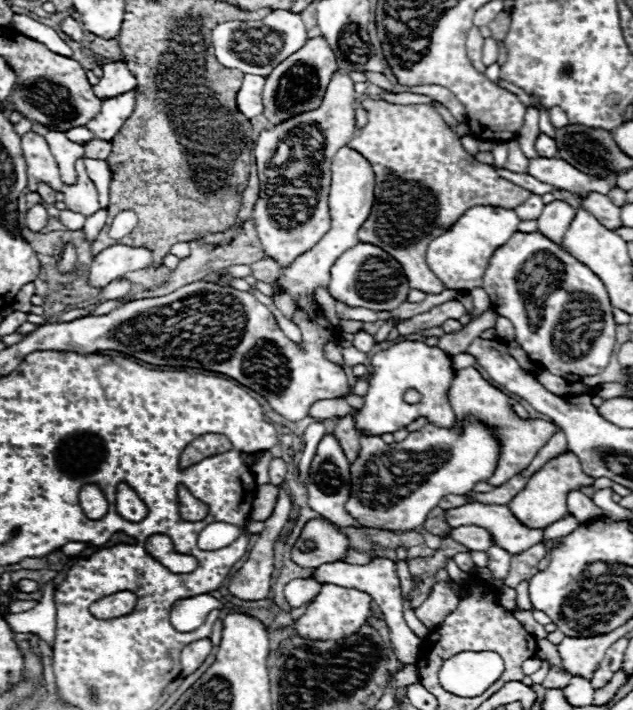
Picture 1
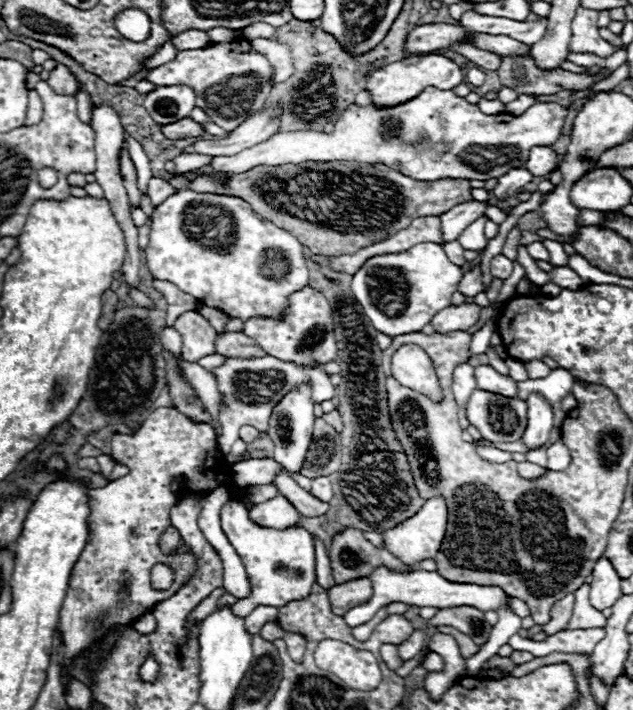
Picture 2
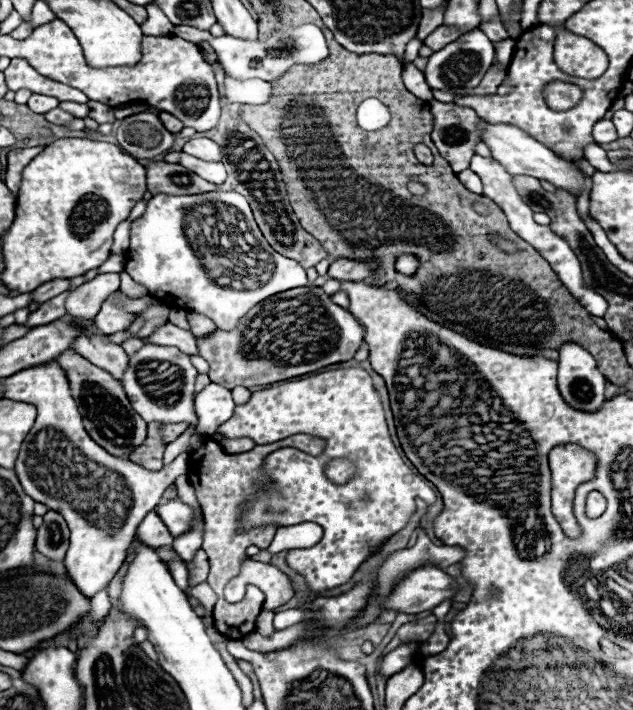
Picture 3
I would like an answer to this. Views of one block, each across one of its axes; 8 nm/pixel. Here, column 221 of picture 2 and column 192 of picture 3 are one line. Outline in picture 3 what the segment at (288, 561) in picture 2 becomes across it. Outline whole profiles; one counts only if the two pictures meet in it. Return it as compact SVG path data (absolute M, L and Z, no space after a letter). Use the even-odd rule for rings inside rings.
M168 500L164 504L158 504L154 508L154 512L160 516L160 520L166 524L166 528L172 532L172 536L180 536L182 532L186 532L192 522L194 522L194 514L192 510L182 504L180 500Z

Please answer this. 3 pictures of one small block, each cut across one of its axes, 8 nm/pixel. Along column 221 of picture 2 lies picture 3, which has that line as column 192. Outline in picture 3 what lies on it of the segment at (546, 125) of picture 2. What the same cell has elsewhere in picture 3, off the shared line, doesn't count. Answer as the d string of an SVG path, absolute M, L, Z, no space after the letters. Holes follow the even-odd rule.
M182 154L180 164L184 164L188 170L196 172L200 178L204 178L216 186L220 186L226 180L226 170L224 170L222 162L204 162L204 160L198 160L194 156Z

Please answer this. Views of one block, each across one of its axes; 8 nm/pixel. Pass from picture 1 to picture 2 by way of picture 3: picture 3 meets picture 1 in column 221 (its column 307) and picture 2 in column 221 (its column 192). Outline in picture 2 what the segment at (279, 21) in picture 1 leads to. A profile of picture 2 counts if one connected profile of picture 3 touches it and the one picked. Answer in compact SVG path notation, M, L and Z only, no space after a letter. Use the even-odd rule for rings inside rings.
M222 27L213 28L207 31L207 34L212 42L215 43L232 42L234 39L236 40L242 36L241 30L230 30Z

